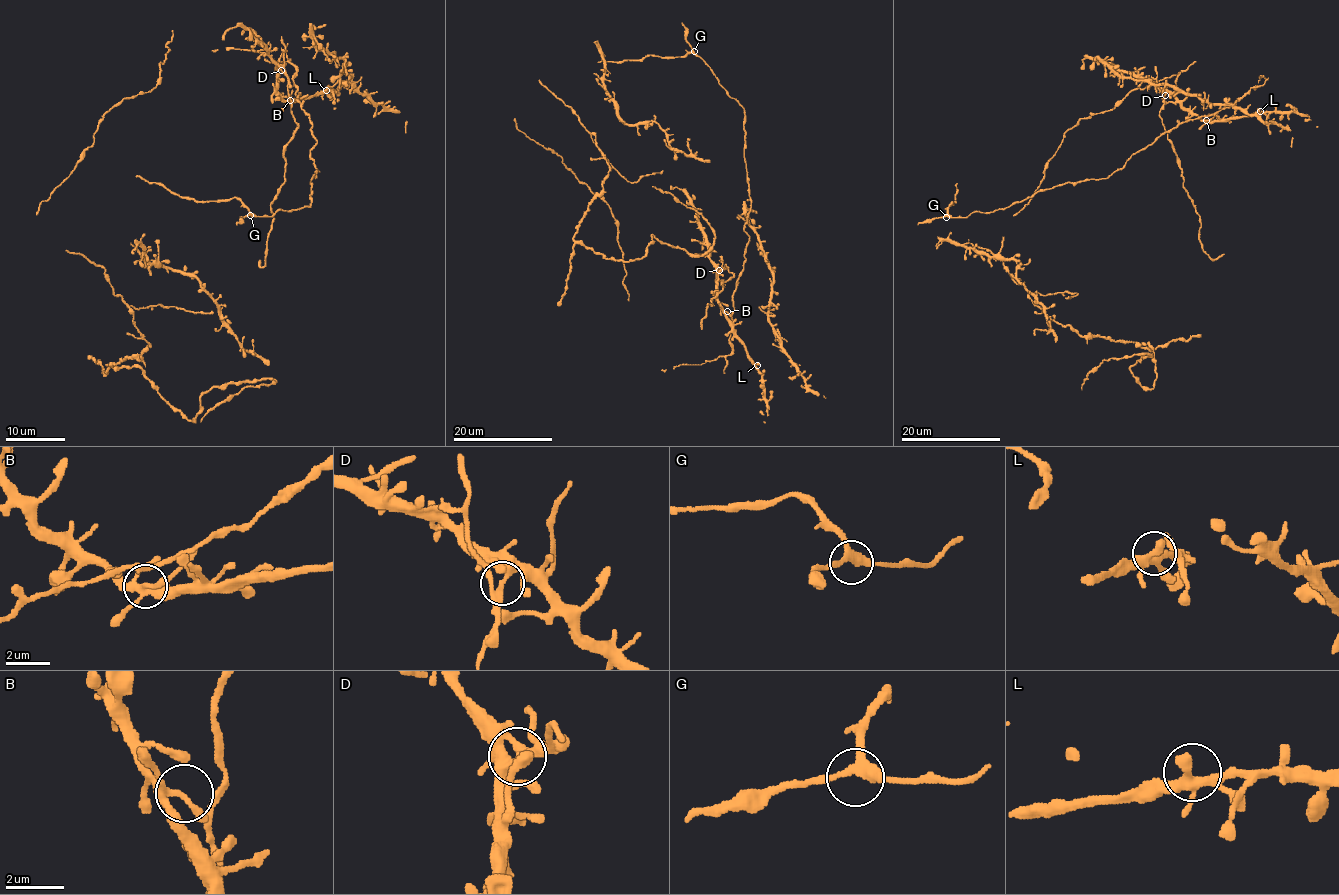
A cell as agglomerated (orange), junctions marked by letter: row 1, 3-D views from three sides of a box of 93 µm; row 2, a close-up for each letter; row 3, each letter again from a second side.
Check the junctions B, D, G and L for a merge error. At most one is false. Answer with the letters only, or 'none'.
D

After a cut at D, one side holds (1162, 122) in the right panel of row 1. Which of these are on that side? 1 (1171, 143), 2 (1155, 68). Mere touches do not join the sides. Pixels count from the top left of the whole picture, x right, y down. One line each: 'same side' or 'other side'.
1: same side
2: same side

